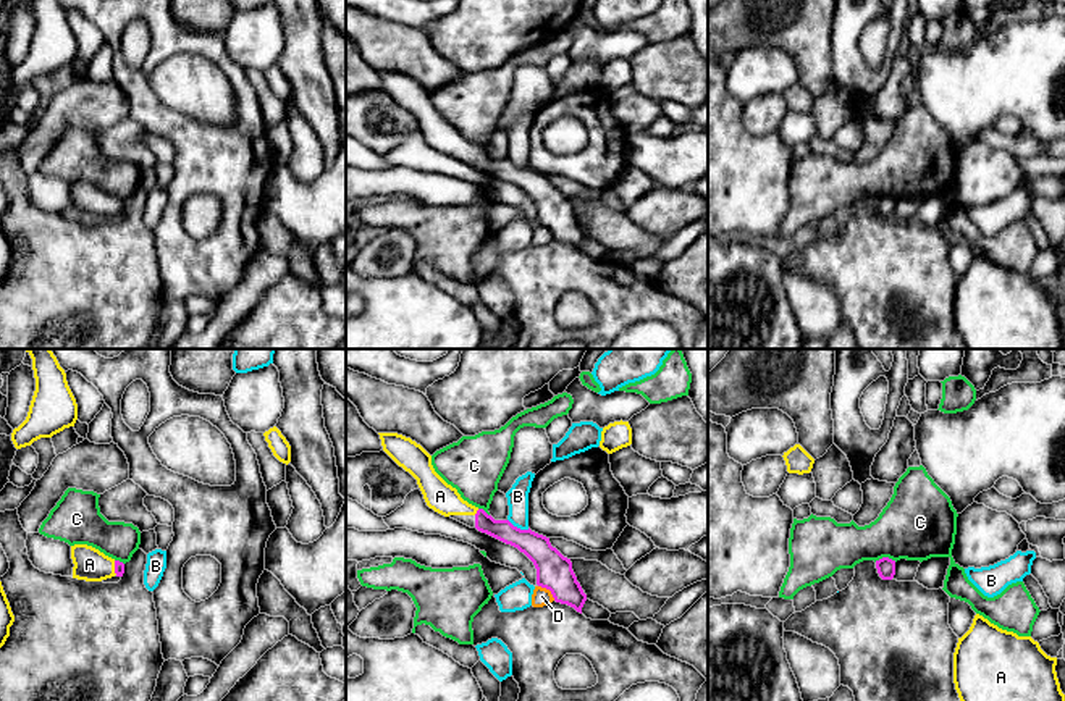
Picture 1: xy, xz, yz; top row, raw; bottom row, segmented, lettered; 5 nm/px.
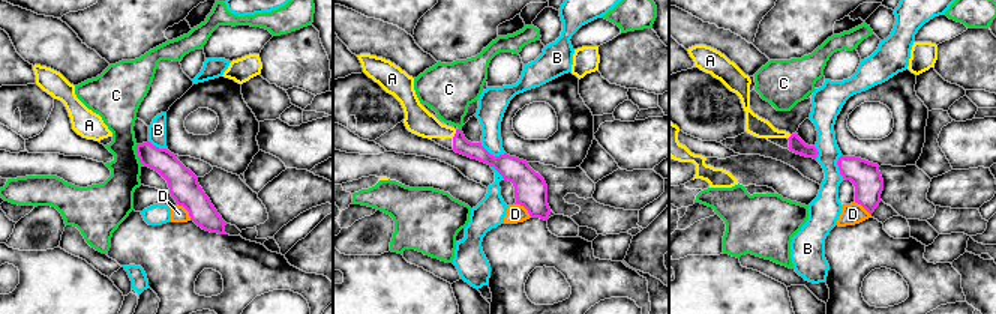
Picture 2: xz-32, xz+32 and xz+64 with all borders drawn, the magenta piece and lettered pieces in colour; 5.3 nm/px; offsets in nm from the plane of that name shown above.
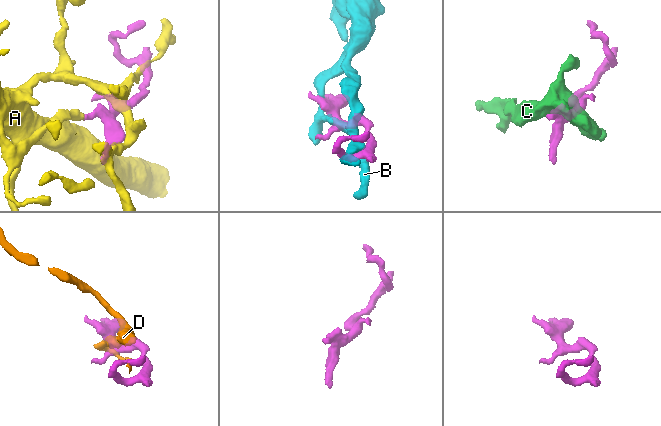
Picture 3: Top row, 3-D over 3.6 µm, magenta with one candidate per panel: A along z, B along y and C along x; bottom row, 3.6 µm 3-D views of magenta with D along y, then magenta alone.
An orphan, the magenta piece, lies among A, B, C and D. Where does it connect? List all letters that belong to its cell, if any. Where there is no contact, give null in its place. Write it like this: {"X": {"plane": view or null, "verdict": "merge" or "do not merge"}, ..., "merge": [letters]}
{"A": {"plane": "xz", "verdict": "merge"}, "B": {"plane": "xz", "verdict": "do not merge"}, "C": {"plane": "yz", "verdict": "do not merge"}, "D": {"plane": "xz", "verdict": "do not merge"}, "merge": ["A"]}

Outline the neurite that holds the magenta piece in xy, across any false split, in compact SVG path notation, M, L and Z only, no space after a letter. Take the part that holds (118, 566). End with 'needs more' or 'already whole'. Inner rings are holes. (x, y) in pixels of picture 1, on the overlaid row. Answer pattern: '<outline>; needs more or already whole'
M87 544L71 546L73 578L102 581L112 577L123 577L124 564L115 560Z; needs more

